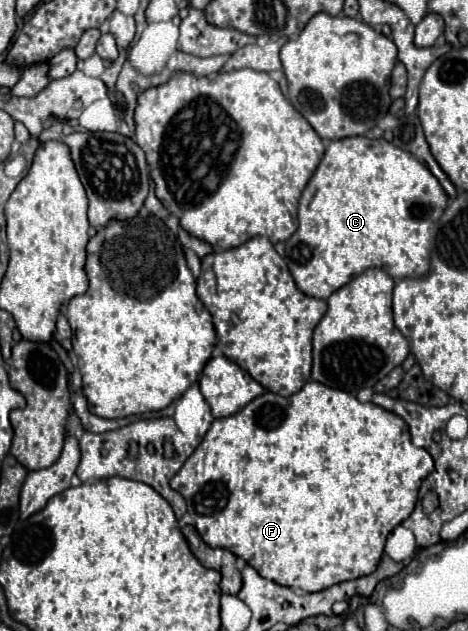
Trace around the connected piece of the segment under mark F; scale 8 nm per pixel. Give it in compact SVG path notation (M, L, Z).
M311 380L289 398L283 398L273 392L265 392L259 398L251 400L237 414L213 420L203 442L195 448L195 452L183 464L183 468L171 478L171 488L177 490L185 498L187 512L195 520L195 528L207 546L231 550L235 556L243 558L251 568L255 568L263 578L269 578L275 584L301 590L301 592L321 592L325 588L331 588L333 584L363 578L375 572L383 556L383 548L385 548L385 540L389 532L409 518L409 514L413 512L417 504L419 486L431 470L433 470L433 458L429 456L427 450L413 448L407 424L397 414L387 412L381 406L375 406L371 402L363 404L355 396L343 390L335 390L335 388L329 388Z

